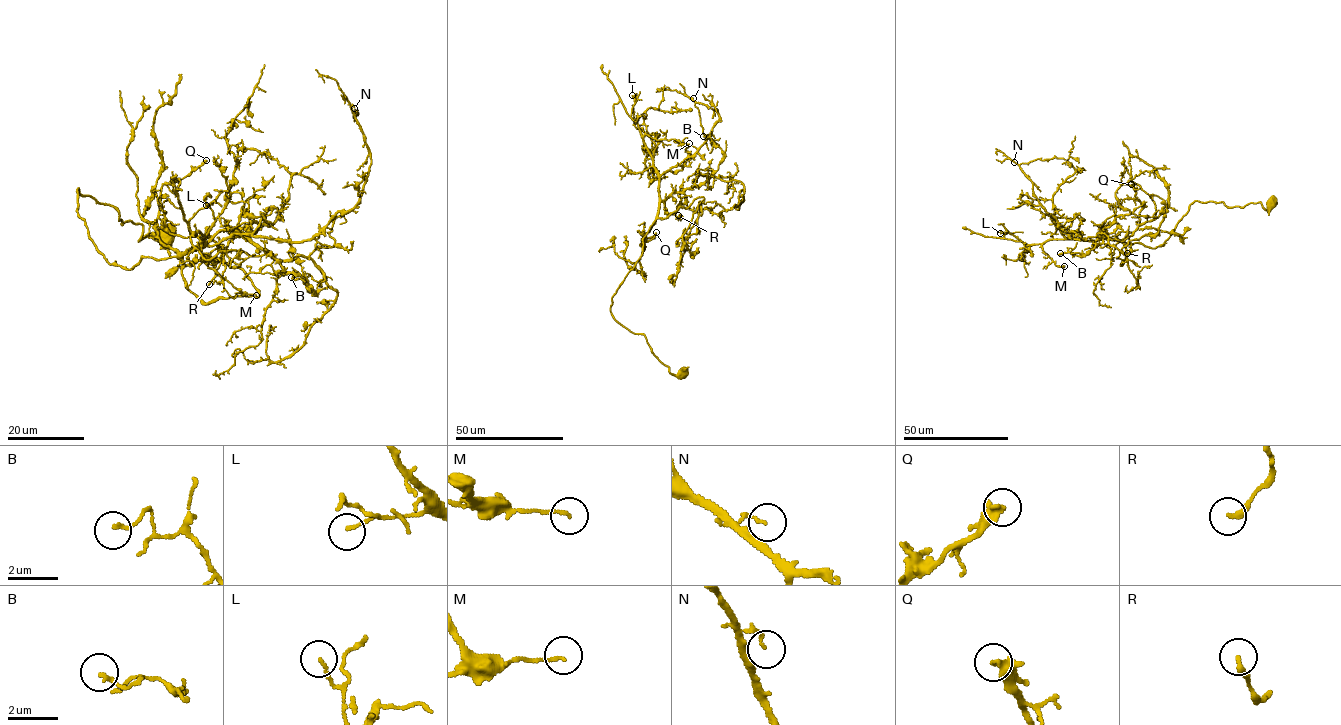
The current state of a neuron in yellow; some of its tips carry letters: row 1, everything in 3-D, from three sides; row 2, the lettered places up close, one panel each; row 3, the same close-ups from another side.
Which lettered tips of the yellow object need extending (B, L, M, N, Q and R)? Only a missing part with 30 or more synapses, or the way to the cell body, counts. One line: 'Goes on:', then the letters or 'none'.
Goes on: none

